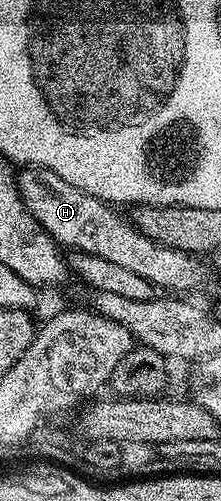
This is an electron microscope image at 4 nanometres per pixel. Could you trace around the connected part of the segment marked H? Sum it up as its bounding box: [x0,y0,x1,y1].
[17,166,202,294]

